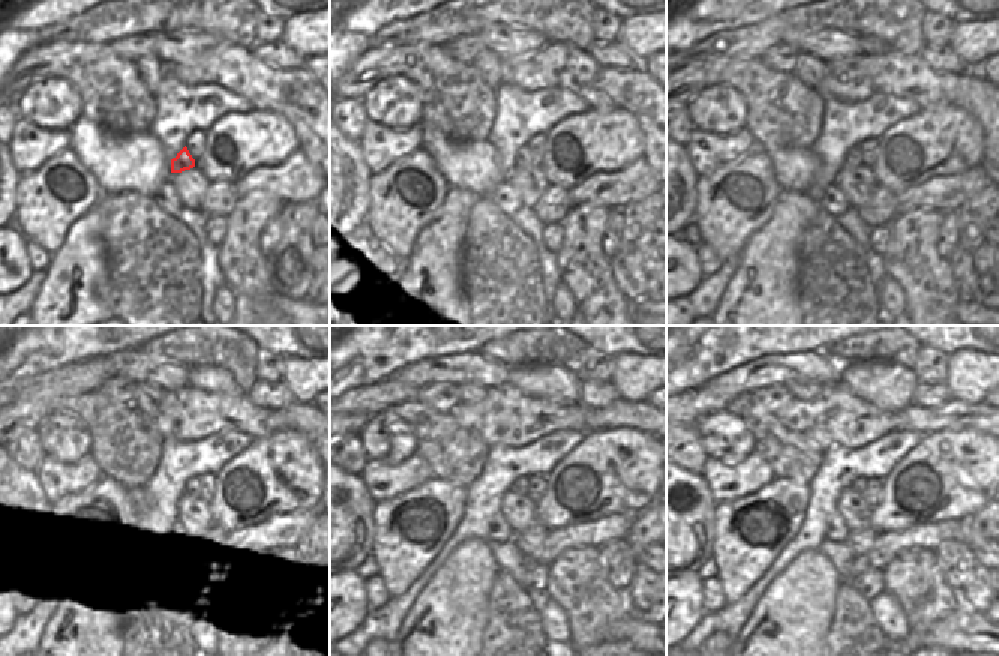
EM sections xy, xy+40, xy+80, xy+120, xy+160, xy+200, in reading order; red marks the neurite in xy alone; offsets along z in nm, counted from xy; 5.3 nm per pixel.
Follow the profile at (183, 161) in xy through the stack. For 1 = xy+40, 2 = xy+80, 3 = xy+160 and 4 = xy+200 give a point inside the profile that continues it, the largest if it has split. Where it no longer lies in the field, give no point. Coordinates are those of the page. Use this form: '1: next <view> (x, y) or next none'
1: next xy+40 (521, 159)
2: next xy+80 (854, 156)
3: next xy+160 (521, 485)
4: next xy+200 (858, 485)

